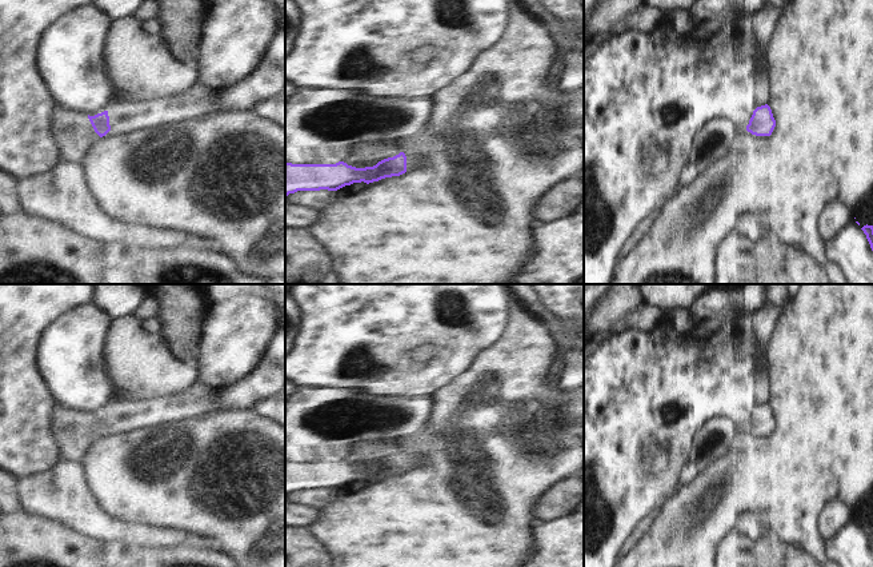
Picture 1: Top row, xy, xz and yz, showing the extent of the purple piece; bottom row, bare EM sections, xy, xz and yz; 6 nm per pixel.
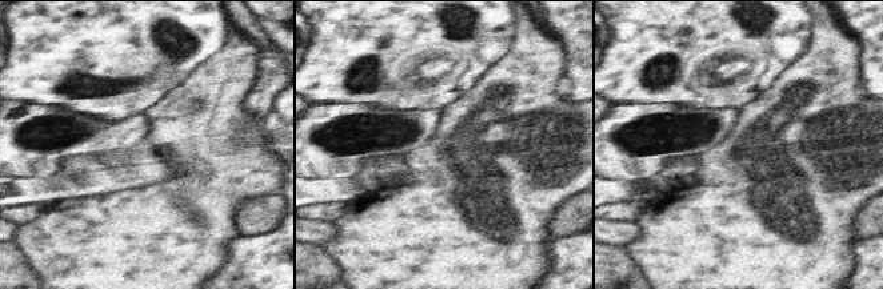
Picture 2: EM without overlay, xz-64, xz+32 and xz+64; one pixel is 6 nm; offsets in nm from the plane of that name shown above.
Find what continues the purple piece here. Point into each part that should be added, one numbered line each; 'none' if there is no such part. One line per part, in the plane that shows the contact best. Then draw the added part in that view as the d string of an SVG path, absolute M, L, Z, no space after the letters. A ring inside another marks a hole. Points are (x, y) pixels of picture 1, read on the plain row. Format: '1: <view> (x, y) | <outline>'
1: xz (412, 462) | M404 451L407 455L407 471L416 468L420 466L419 460L417 460L417 454L411 454Z

